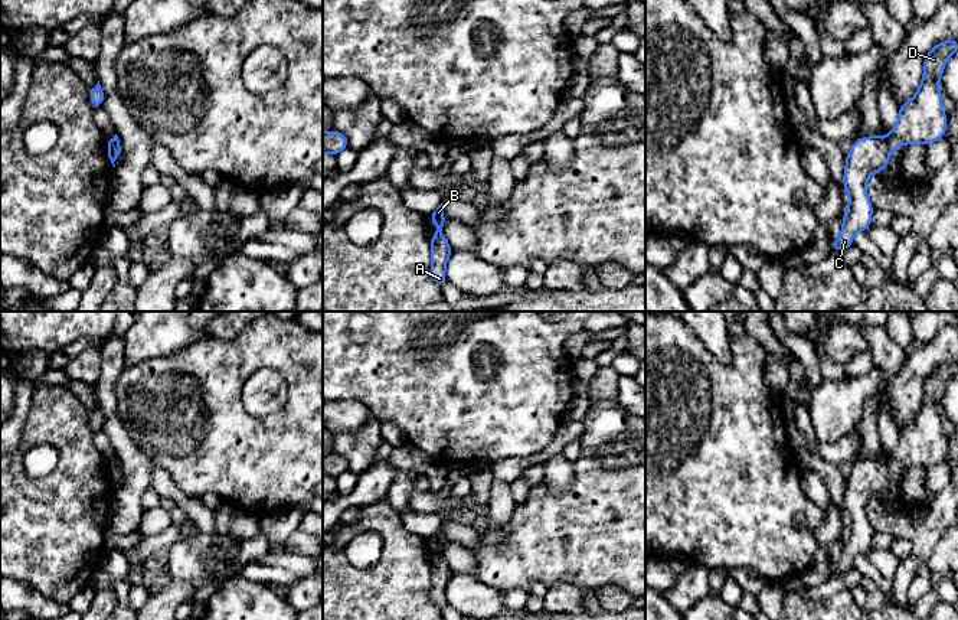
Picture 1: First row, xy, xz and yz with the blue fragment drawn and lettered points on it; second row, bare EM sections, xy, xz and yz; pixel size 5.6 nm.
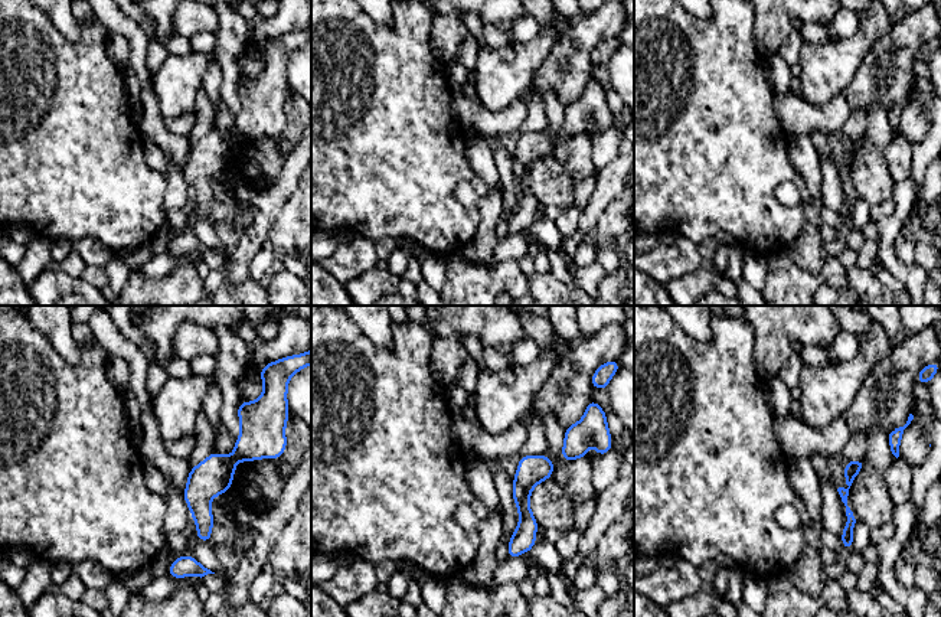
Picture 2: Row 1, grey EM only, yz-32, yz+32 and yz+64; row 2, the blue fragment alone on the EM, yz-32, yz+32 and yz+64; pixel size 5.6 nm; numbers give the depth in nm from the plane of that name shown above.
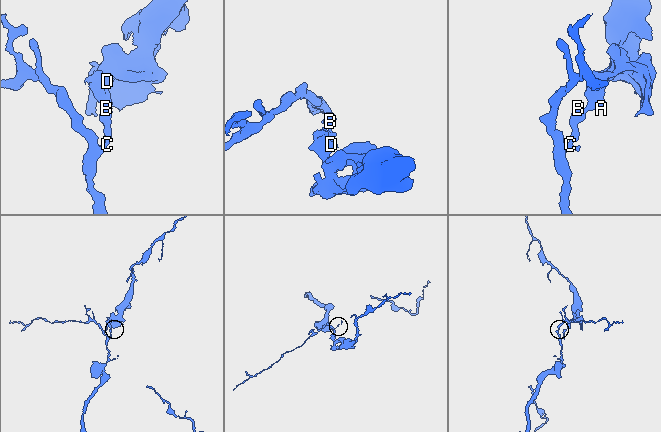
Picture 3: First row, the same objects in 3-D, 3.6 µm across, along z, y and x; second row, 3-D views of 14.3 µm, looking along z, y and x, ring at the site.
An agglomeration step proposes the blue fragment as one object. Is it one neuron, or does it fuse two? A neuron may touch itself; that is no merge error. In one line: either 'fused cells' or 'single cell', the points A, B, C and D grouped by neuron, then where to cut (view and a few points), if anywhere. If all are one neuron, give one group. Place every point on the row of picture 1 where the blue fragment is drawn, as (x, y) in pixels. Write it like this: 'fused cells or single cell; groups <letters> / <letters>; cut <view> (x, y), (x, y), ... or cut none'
fused cells; groups A D / B C; cut yz (888, 136), (895, 146)

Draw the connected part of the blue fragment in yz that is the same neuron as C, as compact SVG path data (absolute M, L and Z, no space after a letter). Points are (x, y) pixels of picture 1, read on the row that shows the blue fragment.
M864 136L856 140L846 156L843 185L849 193L849 206L843 215L841 235L831 242L831 251L843 251L853 245L853 235L872 226L873 206L870 203L866 182L873 173L889 166L889 157L895 146L889 136Z

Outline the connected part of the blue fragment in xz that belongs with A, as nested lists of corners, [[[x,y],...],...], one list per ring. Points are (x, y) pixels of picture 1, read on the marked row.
[[[441,232],[431,235],[431,254],[431,278],[435,284],[442,285],[447,281],[445,264],[452,254],[452,248],[449,247],[448,241],[441,235]]]

